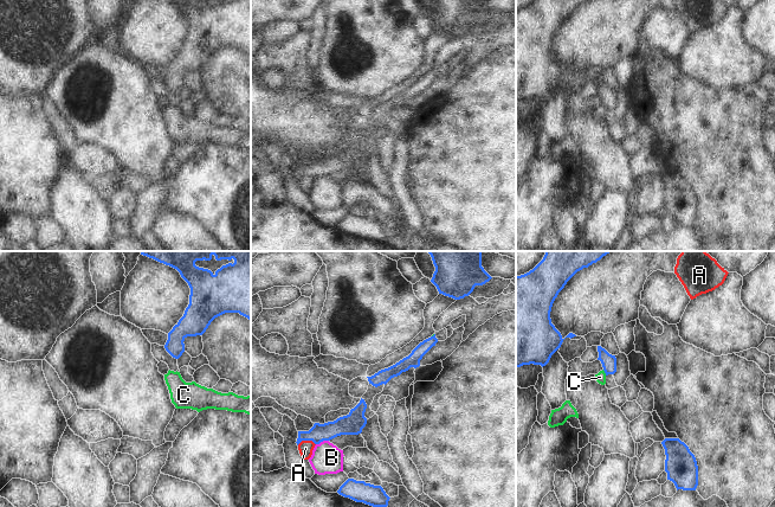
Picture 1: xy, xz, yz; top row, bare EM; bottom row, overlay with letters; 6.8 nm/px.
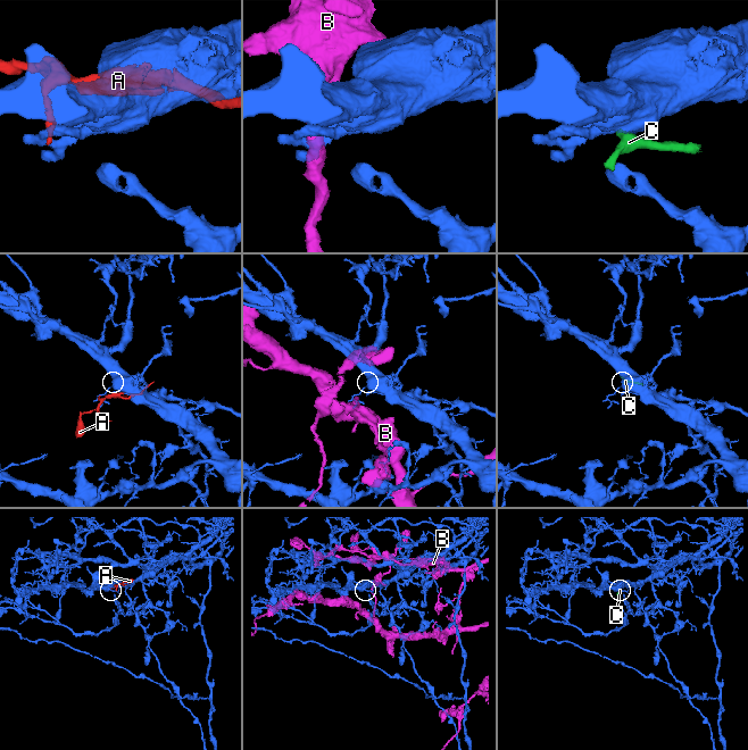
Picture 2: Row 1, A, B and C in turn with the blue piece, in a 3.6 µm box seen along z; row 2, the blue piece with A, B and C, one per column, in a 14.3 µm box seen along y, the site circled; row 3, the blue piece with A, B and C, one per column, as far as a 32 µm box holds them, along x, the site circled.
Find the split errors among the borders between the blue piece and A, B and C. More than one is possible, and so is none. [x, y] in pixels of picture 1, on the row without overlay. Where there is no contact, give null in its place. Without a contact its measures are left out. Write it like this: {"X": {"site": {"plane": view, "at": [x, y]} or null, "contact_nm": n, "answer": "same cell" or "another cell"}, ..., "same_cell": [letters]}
{"A": {"site": {"plane": "xz", "at": [305, 174]}, "contact_nm": 130, "answer": "another cell"}, "B": {"site": {"plane": "xz", "at": [322, 175]}, "contact_nm": 90, "answer": "another cell"}, "C": {"site": {"plane": "yz", "at": [605, 107]}, "contact_nm": 50, "answer": "another cell"}, "same_cell": []}

